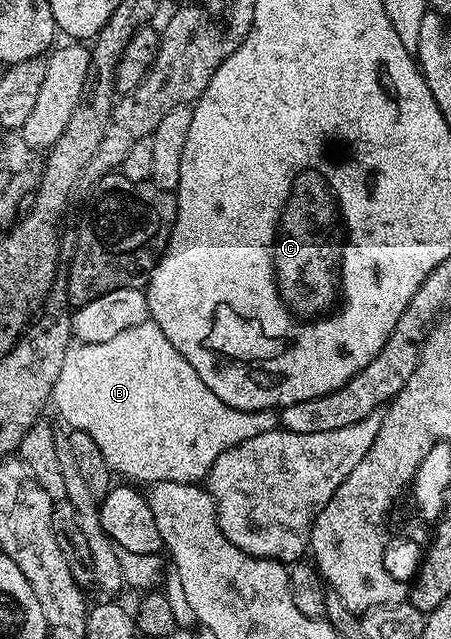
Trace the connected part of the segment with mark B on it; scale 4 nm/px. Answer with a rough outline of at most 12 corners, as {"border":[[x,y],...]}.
{"border":[[151,319],[66,356],[70,430],[137,481],[200,482],[278,428]]}

